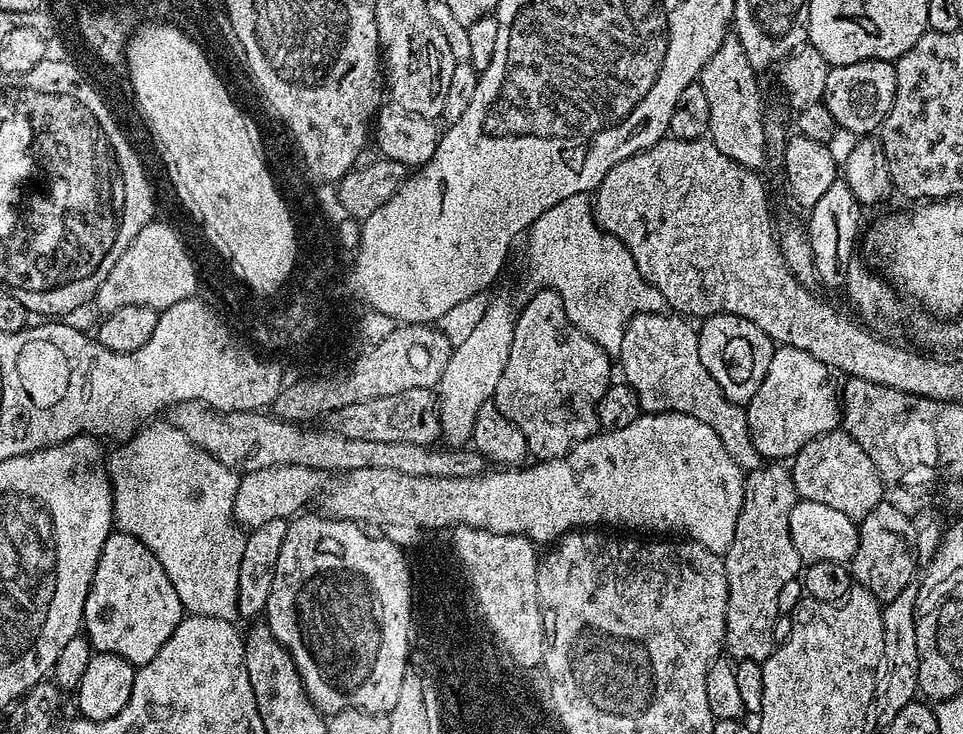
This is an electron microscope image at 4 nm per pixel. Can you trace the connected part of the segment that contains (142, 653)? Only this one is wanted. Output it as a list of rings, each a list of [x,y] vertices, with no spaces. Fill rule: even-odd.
[[[112,531],[102,546],[84,607],[82,632],[93,649],[118,654],[137,666],[145,664],[162,650],[185,615],[162,562],[129,532]]]

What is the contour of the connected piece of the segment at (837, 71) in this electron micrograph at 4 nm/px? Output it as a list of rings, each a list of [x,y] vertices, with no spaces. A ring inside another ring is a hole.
[[[863,60],[829,67],[822,103],[834,114],[837,129],[853,132],[853,137],[864,138],[875,133],[890,114],[896,93],[896,65],[891,60]]]

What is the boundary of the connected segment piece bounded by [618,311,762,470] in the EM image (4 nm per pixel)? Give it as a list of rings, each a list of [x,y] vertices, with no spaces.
[[[667,311],[637,312],[635,318],[626,326],[626,334],[622,338],[622,350],[618,357],[619,371],[620,368],[624,371],[623,383],[629,384],[634,394],[638,394],[638,402],[644,412],[690,414],[690,418],[698,418],[698,422],[706,422],[706,426],[710,426],[710,430],[718,434],[722,446],[726,446],[726,454],[734,458],[734,462],[741,470],[759,468],[762,457],[748,436],[745,409],[739,404],[730,402],[730,398],[722,394],[718,382],[710,378],[710,370],[706,370],[706,366],[702,366],[702,358],[698,358],[697,329],[691,328],[688,324],[691,323],[685,317],[669,314]]]

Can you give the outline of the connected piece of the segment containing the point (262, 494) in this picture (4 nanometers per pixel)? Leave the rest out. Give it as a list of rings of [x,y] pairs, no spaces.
[[[293,464],[266,466],[266,470],[245,472],[240,476],[238,494],[234,494],[232,514],[236,518],[236,523],[248,530],[262,526],[262,522],[268,522],[275,516],[292,518],[303,509],[300,508],[303,504],[317,499],[325,484],[325,473],[319,472],[317,468]]]

